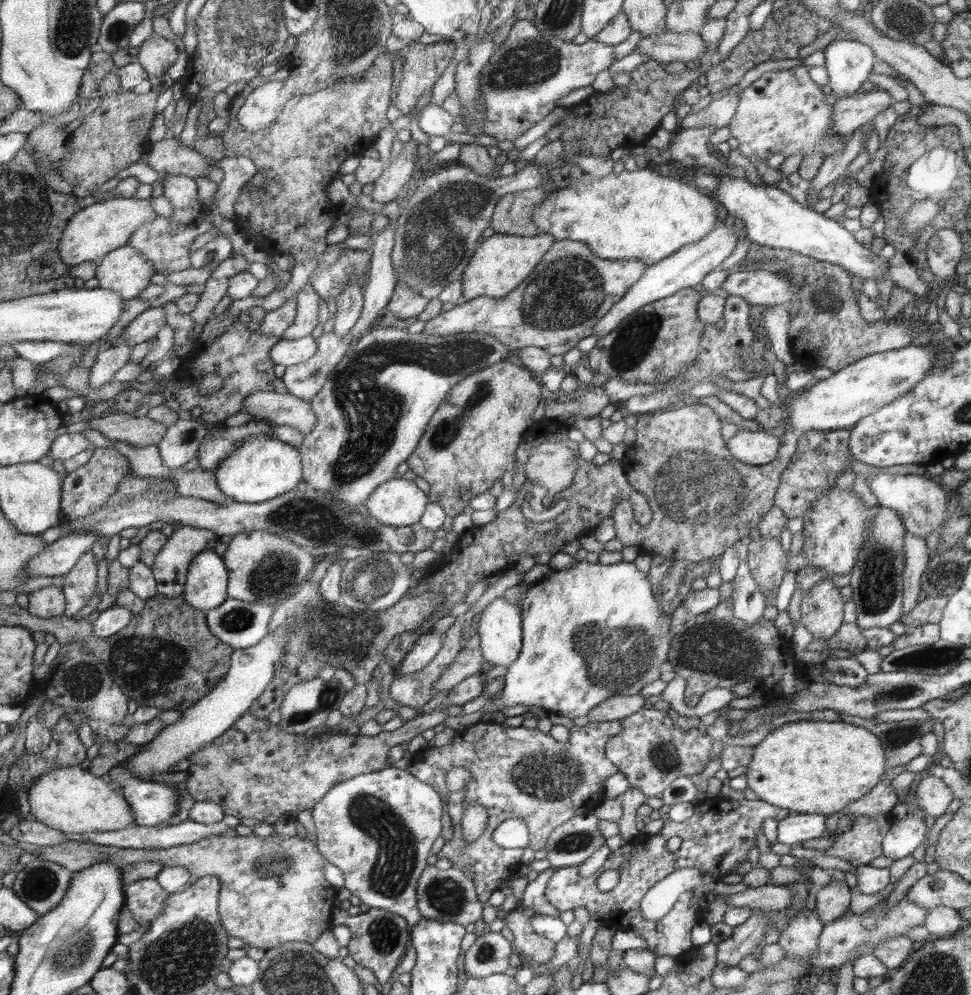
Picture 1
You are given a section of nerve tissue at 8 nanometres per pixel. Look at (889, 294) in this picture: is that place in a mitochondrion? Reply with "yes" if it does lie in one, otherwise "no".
no

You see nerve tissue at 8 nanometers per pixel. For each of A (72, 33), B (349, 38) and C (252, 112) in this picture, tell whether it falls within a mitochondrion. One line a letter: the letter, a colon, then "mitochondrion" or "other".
A: mitochondrion
B: mitochondrion
C: other

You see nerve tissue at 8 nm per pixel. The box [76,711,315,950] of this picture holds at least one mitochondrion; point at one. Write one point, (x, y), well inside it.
(276, 865)

